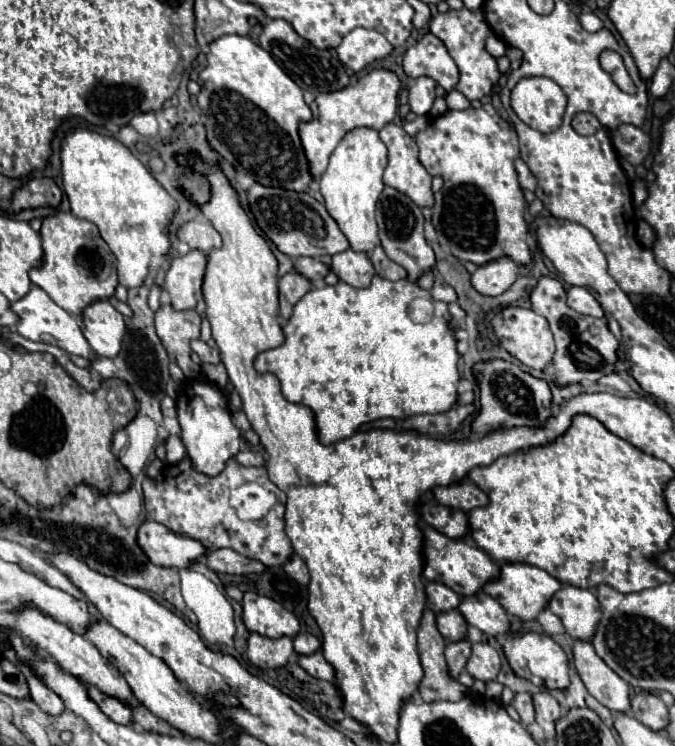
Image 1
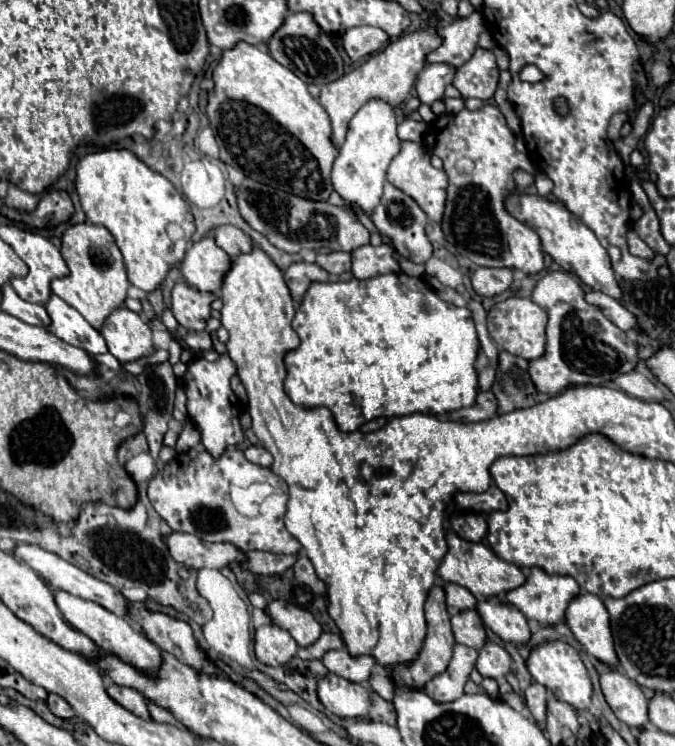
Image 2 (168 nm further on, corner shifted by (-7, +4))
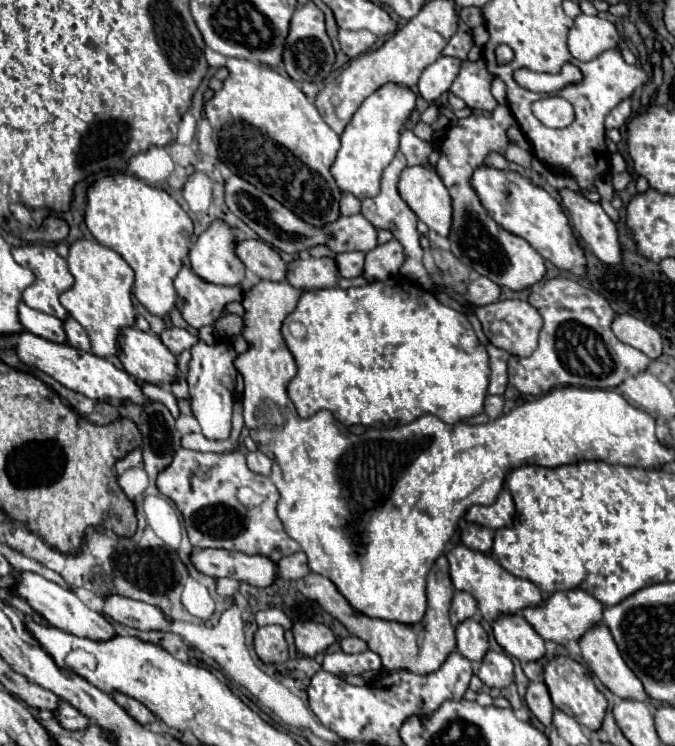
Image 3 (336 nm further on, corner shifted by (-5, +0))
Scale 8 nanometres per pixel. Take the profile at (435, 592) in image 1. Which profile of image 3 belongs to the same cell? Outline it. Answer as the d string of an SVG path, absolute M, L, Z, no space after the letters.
M456 592L454 600L452 600L452 612L454 612L454 618L458 622L472 618L474 612L476 612L474 596L470 596L468 592Z

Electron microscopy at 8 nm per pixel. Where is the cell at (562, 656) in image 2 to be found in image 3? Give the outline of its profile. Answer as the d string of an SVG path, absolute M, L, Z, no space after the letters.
M558 656L552 662L548 662L548 666L544 668L544 682L546 682L552 702L558 710L572 716L578 724L586 726L588 730L598 730L602 726L608 702L606 702L604 694L594 686L588 670L582 664L578 664L576 660L568 658L568 656Z

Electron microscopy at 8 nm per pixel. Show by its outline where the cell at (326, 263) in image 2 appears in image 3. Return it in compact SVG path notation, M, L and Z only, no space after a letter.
M344 252L342 256L336 256L336 262L342 278L360 276L364 270L364 252Z

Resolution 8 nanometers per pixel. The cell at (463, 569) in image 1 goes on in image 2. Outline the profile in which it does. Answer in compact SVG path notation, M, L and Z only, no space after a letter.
M446 534L446 542L448 542L448 552L446 552L446 556L438 568L438 576L444 582L454 582L454 584L468 588L478 600L486 600L488 596L504 594L504 592L524 584L524 580L526 580L524 570L498 558L490 546L486 546L482 542L462 540L456 534Z

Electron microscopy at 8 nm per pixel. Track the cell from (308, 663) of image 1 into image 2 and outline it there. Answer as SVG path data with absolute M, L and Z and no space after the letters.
M330 650L322 656L322 664L336 676L342 676L350 682L366 682L374 660L370 656L352 658L346 650Z

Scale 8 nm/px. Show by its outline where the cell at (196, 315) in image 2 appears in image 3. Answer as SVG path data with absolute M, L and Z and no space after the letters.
M184 262L182 270L178 272L174 286L186 300L186 304L182 306L182 316L194 328L214 326L216 320L222 316L226 304L242 302L244 298L242 286L218 286L206 282L192 272L188 262Z

